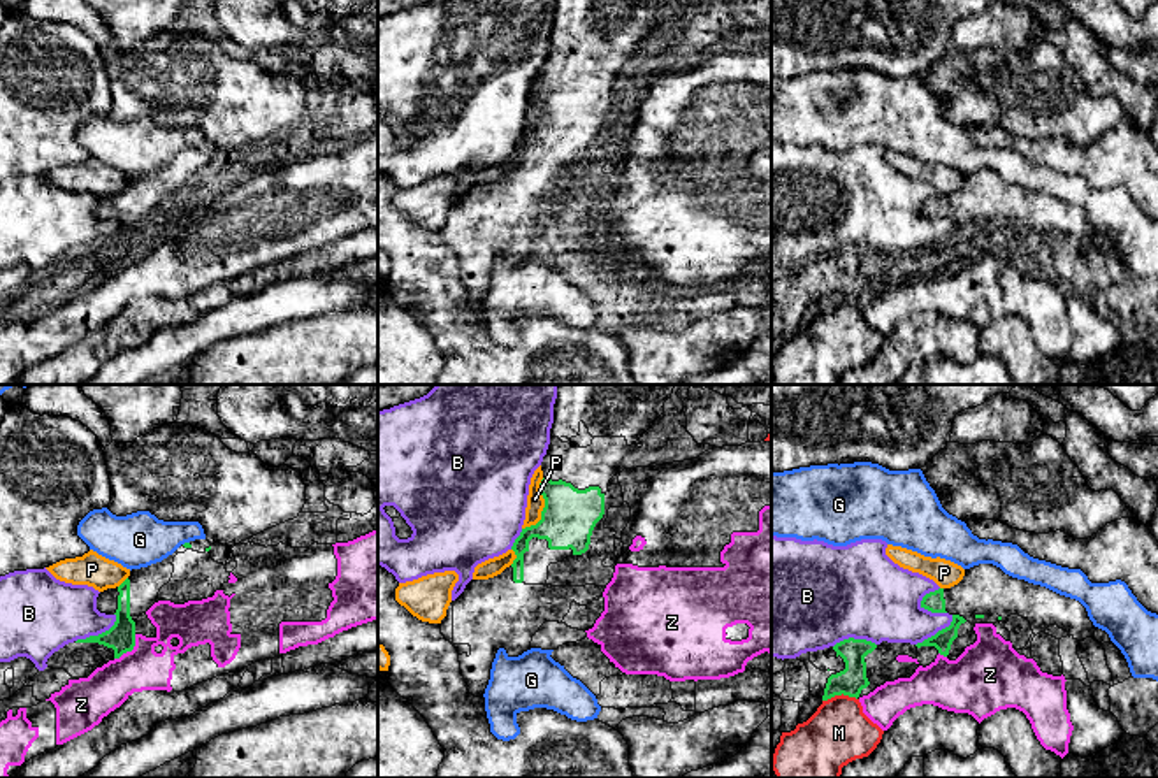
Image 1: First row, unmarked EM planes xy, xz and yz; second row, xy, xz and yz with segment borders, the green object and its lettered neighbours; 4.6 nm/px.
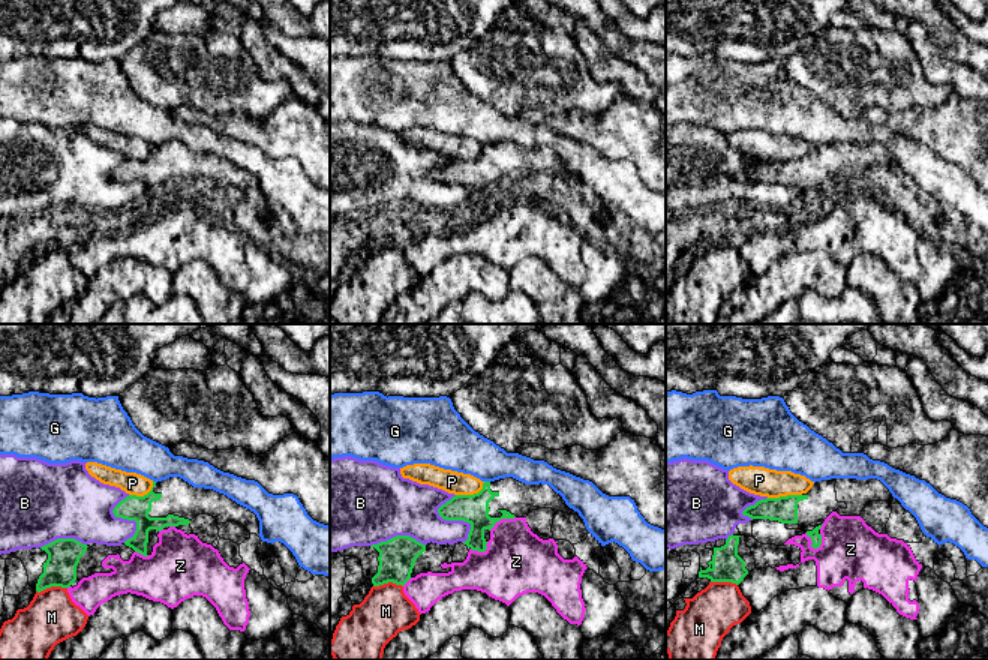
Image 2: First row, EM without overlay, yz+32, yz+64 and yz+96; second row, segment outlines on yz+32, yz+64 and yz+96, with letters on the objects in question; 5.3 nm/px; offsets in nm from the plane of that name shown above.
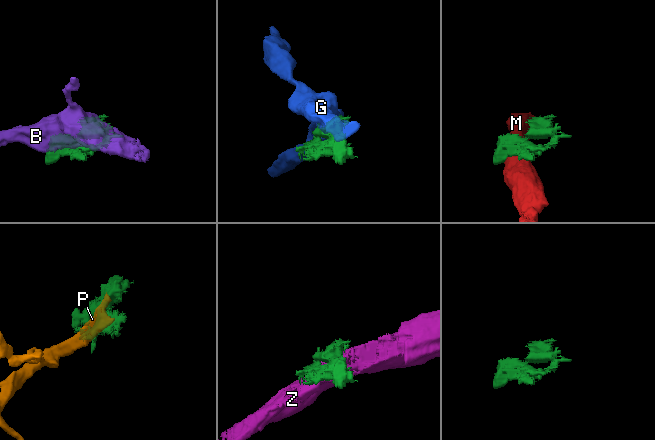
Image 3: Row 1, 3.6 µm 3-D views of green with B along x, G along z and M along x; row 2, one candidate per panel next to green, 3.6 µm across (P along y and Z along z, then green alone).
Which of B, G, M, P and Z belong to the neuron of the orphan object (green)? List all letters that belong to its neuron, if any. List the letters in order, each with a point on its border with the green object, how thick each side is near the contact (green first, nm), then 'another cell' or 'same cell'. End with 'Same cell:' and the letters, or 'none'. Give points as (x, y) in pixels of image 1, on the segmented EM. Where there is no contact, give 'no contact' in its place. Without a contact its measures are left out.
B: yz (930, 610) | 90/360 nm | another cell
G: xy (185, 543) | 30/260 nm | another cell
M: yz (839, 694) | 130/280 nm | another cell
P: xz (543, 508) | 260/80 nm | another cell
Z: xy (130, 650) | 130/200 nm | another cell
Same cell: none

